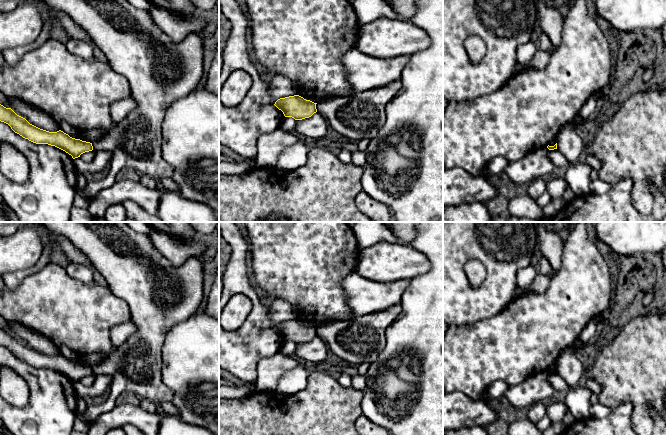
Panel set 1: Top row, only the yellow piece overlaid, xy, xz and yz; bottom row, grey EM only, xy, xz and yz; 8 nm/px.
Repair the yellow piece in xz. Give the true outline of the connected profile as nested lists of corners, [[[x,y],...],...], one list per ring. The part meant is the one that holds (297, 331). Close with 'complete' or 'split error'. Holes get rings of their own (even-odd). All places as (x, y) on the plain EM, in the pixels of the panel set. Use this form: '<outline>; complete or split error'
[[[294,319],[278,323],[274,329],[283,336],[285,341],[302,344],[317,336],[316,328],[299,319]]]; complete

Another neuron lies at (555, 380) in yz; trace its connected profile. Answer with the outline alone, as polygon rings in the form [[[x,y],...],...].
[[[557,373],[550,374],[547,379],[555,390],[567,391],[570,388]]]

